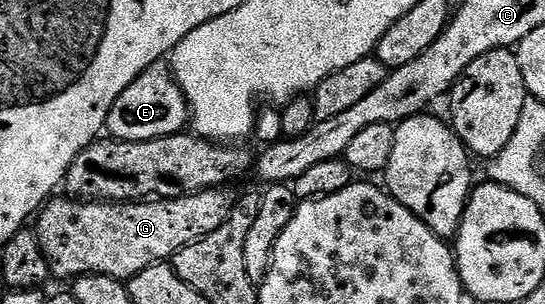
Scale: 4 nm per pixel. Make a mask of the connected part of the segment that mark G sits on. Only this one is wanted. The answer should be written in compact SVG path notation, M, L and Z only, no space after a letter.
M226 187L206 188L191 196L178 196L175 200L144 200L126 204L110 202L84 202L78 198L52 198L43 205L33 224L33 231L39 238L39 245L51 267L51 276L74 281L76 276L101 274L114 280L129 281L141 270L154 264L170 261L185 246L205 238L217 230L229 218L236 202Z

